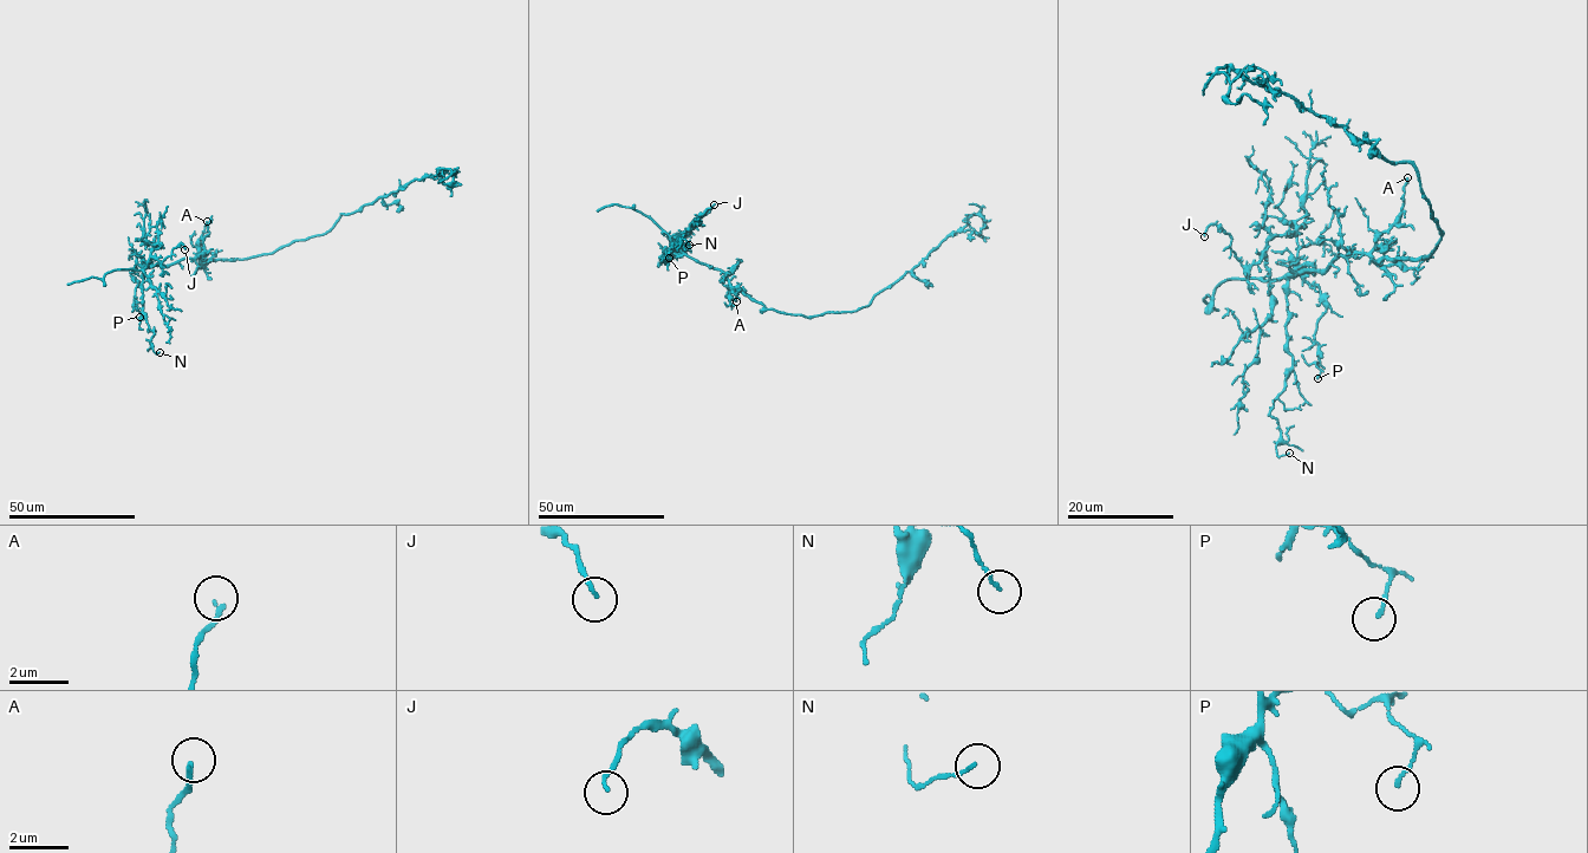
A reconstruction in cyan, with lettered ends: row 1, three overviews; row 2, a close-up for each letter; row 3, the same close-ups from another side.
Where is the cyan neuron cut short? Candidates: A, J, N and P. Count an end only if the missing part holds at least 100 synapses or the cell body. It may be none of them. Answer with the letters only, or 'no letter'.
no letter

